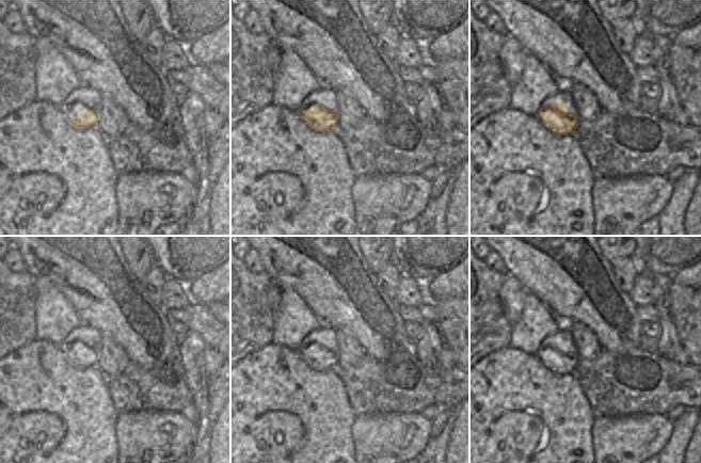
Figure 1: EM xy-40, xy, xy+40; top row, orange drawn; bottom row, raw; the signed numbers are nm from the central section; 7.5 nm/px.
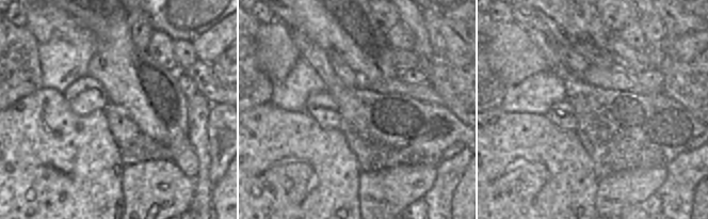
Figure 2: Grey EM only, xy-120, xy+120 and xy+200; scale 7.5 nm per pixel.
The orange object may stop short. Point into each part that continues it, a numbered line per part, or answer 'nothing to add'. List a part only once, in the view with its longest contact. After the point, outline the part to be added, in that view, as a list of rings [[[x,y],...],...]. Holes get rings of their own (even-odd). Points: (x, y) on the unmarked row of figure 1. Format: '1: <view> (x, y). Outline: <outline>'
1: xy (327, 335). Outline: [[[322,324],[320,328],[310,332],[303,338],[299,346],[299,349],[305,350],[307,347],[315,342],[325,345],[328,349],[337,351],[336,330],[330,325]]]

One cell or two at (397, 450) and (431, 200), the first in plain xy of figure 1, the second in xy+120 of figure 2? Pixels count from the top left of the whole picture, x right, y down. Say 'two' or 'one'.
two

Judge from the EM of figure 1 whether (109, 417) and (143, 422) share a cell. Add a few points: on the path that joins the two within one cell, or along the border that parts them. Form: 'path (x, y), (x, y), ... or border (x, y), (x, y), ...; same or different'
border (117, 413), (115, 421), (116, 444); different

